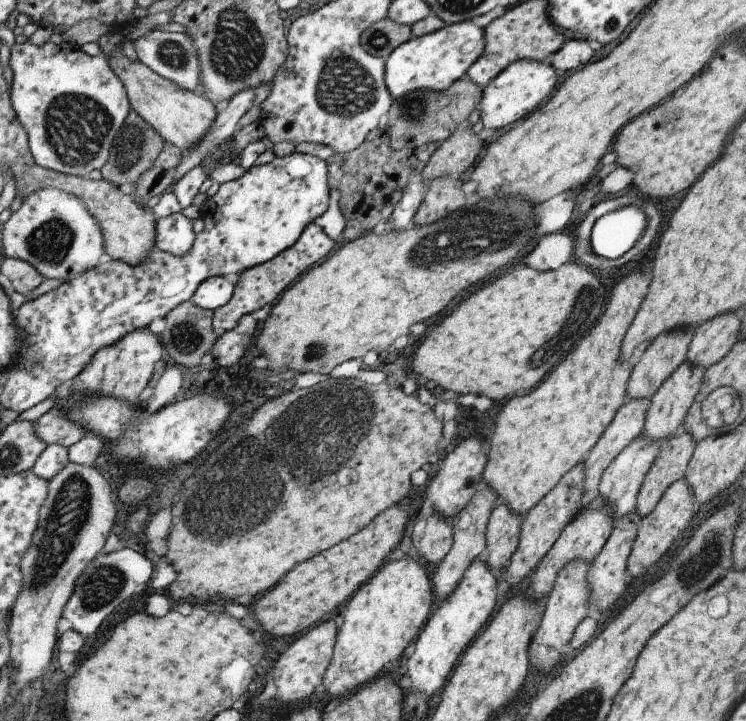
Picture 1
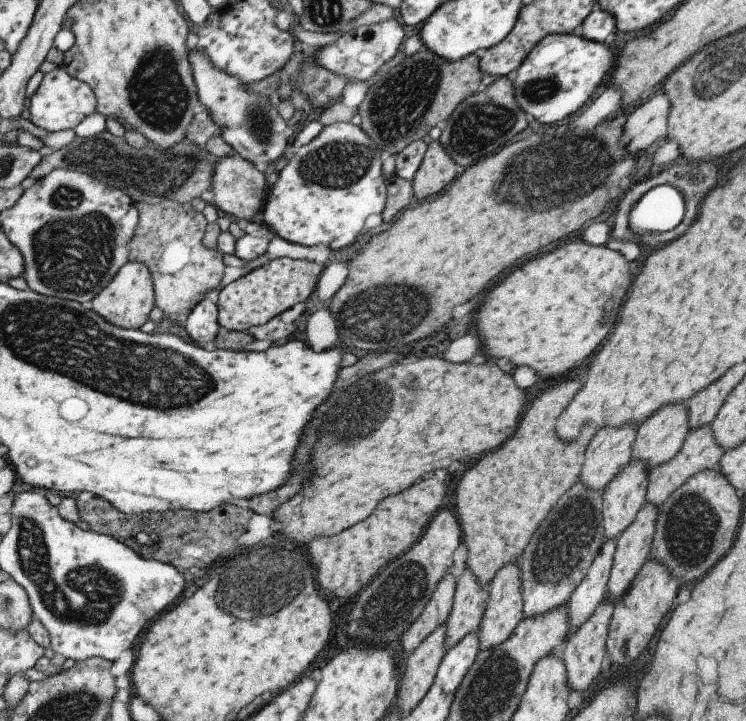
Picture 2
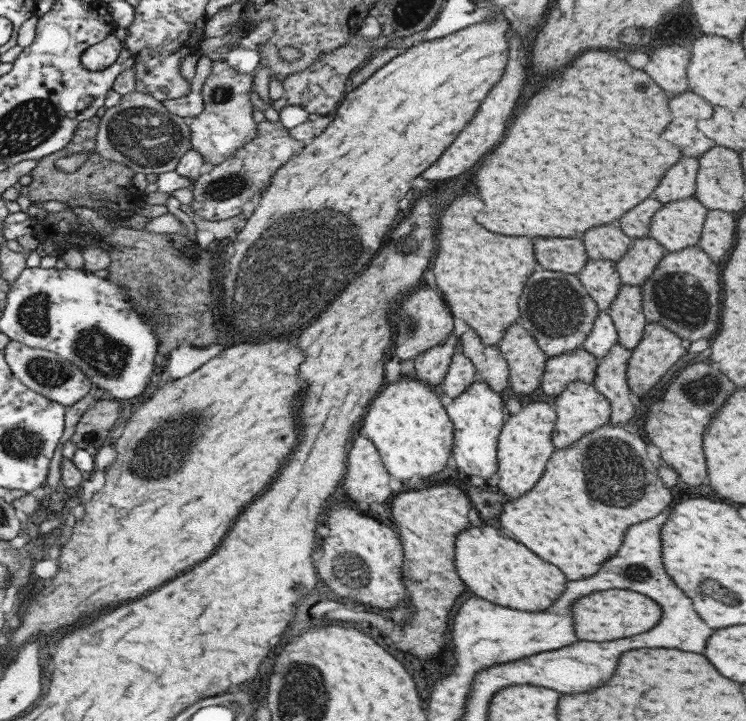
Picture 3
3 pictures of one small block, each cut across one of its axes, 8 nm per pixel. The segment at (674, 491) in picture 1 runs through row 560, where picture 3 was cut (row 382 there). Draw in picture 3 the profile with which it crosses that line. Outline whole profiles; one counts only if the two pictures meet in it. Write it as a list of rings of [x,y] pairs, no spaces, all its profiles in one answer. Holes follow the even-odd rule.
[[[646,322],[641,338],[637,345],[630,350],[626,362],[626,378],[628,388],[639,397],[647,394],[681,356],[686,354],[686,349],[681,346],[681,339],[674,332],[667,330],[662,324]]]

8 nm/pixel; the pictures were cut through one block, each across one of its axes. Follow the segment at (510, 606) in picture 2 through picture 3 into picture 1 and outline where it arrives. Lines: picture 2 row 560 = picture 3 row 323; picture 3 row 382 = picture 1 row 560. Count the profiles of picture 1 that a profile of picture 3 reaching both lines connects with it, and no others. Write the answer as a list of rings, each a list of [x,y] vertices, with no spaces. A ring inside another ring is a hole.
[[[575,463],[557,484],[534,507],[523,514],[518,534],[518,543],[503,571],[507,574],[509,586],[517,584],[531,568],[543,558],[547,549],[557,540],[563,527],[580,511],[584,493],[584,464]]]

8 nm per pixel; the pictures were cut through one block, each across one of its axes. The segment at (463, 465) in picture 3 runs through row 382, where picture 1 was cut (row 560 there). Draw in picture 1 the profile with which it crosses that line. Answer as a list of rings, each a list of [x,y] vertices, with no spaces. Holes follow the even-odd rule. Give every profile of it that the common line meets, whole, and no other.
[[[483,555],[477,556],[470,562],[454,591],[447,595],[437,609],[418,632],[417,640],[413,644],[413,651],[409,655],[405,668],[403,686],[406,694],[433,694],[437,696],[448,679],[450,672],[458,661],[459,655],[466,646],[478,636],[479,631],[490,620],[491,612],[495,608],[495,578],[491,575]]]

